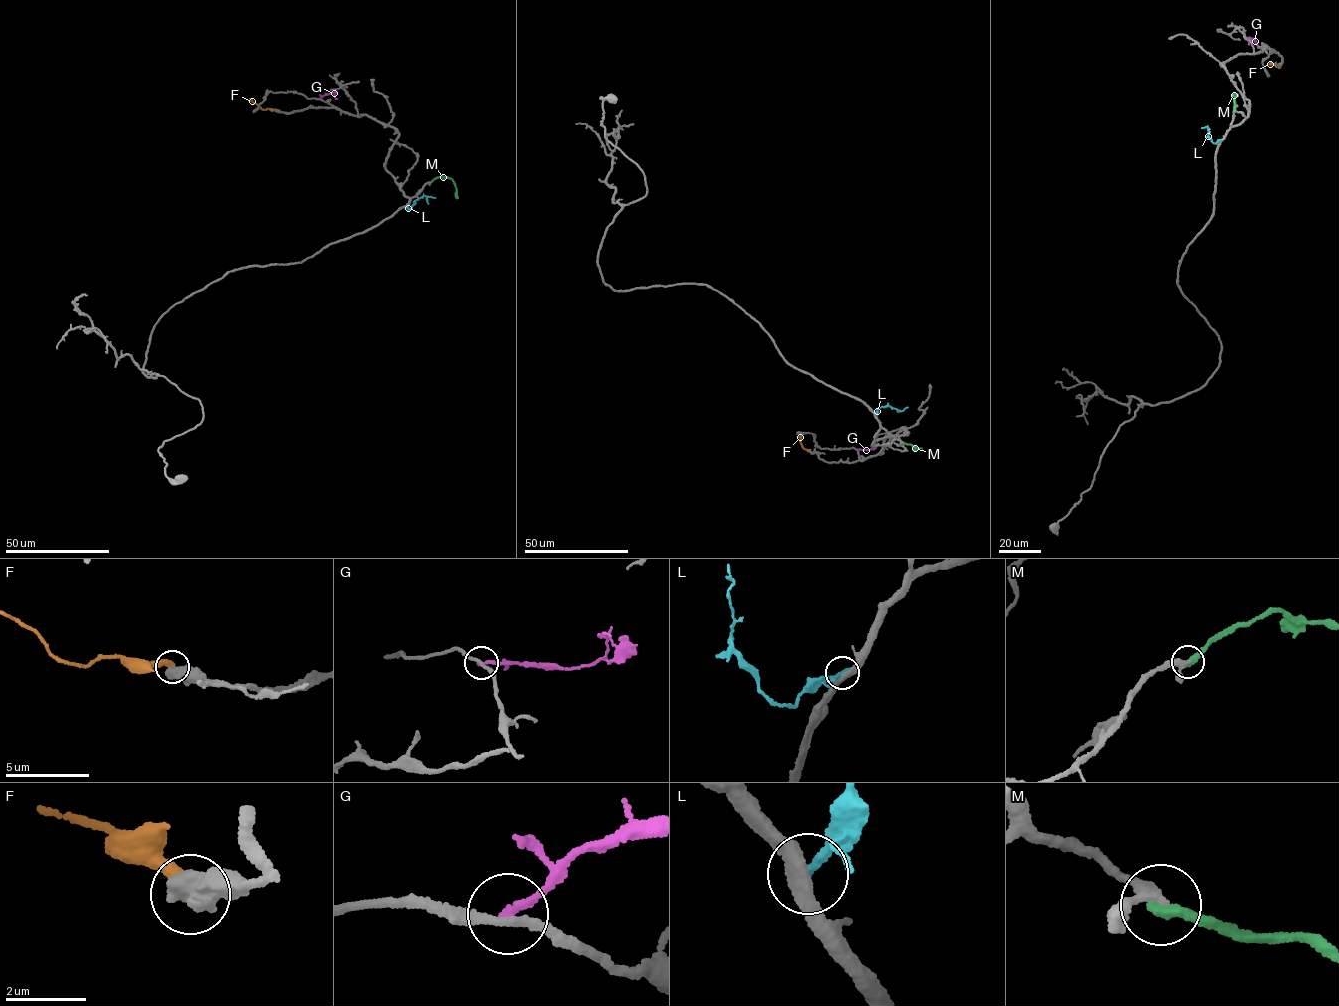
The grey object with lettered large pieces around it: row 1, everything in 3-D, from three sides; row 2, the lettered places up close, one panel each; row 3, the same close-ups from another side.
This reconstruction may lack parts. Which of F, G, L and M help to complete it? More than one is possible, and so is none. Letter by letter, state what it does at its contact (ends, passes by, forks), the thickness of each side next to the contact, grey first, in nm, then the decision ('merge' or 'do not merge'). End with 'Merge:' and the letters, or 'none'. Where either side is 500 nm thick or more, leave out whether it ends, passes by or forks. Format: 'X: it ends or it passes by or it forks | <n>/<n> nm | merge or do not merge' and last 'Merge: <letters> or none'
F: 600/400 nm | do not merge
G: it ends | 200/190 nm | do not merge
L: it ends | 400/240 nm | do not merge
M: it ends | 240/340 nm | merge
Merge: M

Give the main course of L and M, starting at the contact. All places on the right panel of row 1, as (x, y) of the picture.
L: (1222, 139), (1213, 143), (1208, 134), (1208, 128), (1202, 127)
M: (1235, 104), (1232, 94), (1234, 112)

